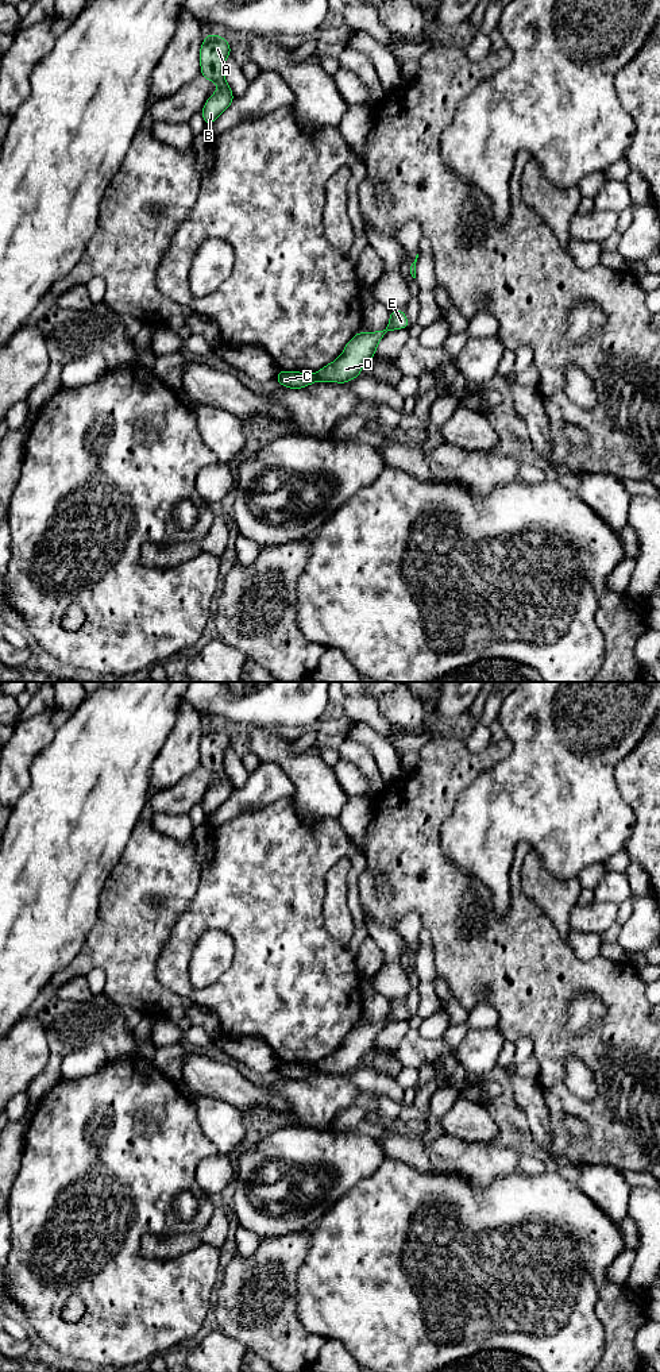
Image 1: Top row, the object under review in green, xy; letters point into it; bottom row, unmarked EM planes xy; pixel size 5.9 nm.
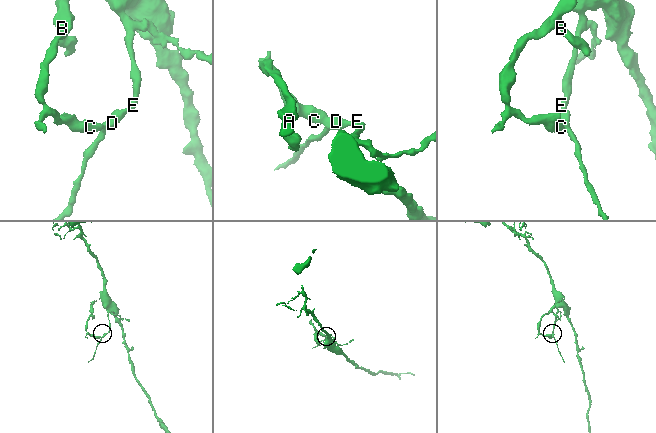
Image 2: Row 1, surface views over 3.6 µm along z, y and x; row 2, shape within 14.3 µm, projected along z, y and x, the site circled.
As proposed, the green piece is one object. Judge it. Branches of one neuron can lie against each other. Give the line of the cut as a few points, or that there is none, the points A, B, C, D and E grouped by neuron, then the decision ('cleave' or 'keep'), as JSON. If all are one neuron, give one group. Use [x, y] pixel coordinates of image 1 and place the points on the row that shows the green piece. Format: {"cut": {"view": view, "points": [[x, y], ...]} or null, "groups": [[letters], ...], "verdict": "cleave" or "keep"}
{"cut": {"view": "xy", "points": [[313, 374], [317, 380]]}, "groups": [["A", "B", "C"], ["D", "E"]], "verdict": "cleave"}

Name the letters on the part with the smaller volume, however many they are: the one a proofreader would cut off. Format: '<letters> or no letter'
A, B, C

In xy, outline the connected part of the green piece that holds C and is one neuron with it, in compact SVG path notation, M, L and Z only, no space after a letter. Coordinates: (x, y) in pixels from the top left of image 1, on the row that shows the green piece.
M281 370L275 381L285 388L302 389L317 379L314 374Z

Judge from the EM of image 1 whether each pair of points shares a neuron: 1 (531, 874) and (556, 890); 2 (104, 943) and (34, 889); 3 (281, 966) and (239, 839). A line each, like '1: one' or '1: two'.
1: one
2: two
3: one

